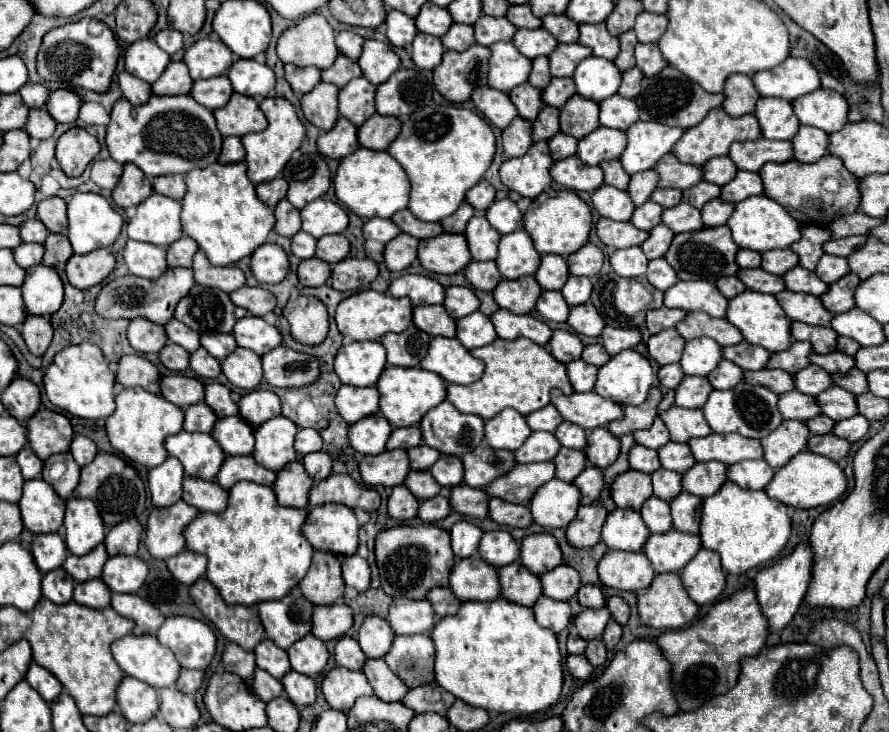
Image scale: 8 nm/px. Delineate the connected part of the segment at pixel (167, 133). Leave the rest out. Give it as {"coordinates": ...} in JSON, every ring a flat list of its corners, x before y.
{"coordinates":[[152,95,148,103,134,107,126,99,118,99,112,113,110,123,106,129,106,147,110,157,118,163,134,163,146,173,146,177,160,177,170,173,188,173,196,167,208,167,216,163,222,147,222,135,216,129,216,121,210,109,198,105,190,95,176,95,176,97,158,97]]}

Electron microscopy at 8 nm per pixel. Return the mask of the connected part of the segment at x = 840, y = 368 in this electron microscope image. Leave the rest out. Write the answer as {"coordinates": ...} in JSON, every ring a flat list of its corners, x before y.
{"coordinates":[[834,351,830,355,816,355,816,353,810,353,810,363,826,369,828,373,846,373,854,367,854,359,840,353,840,351]]}

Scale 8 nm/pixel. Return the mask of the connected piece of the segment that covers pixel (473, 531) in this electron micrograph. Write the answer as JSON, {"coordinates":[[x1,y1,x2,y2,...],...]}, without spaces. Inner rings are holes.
{"coordinates":[[458,521,450,529,452,537,452,551,456,557,472,557,468,553,476,553,478,541,482,537,482,529,468,521]]}

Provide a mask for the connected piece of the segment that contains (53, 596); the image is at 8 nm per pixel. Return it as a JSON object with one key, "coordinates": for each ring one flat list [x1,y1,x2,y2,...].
{"coordinates":[[54,569,42,577,42,595,52,603,72,601,74,579,64,569]]}

